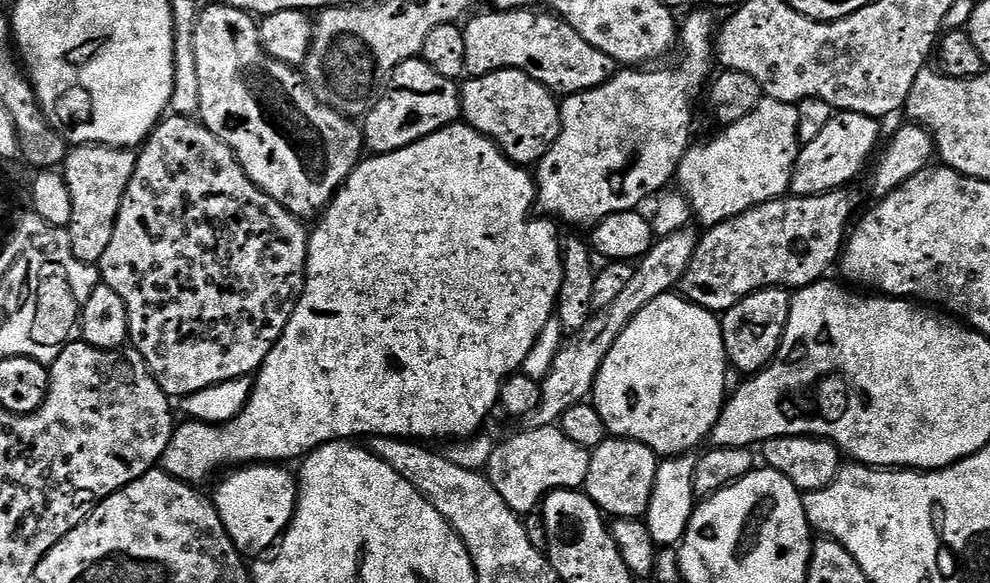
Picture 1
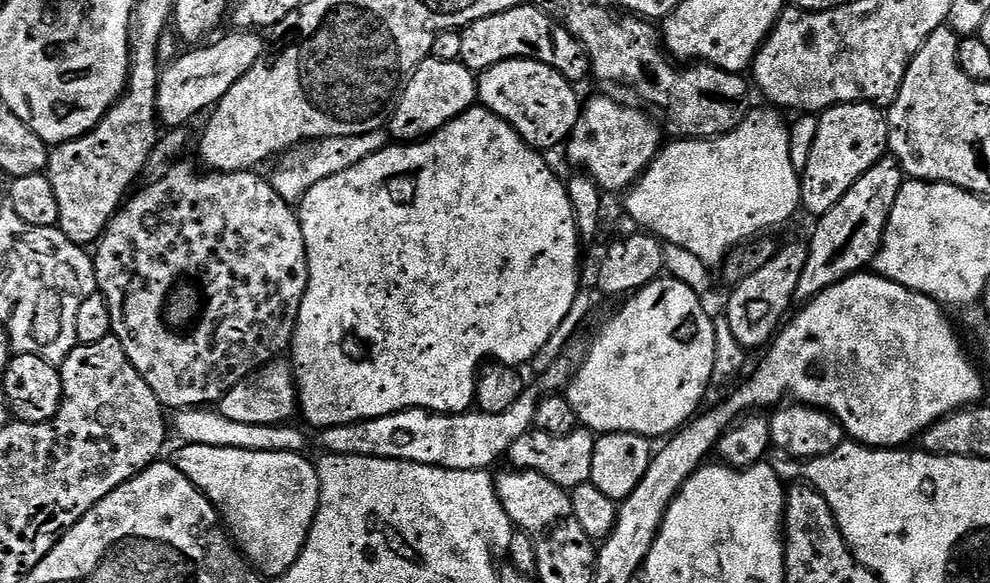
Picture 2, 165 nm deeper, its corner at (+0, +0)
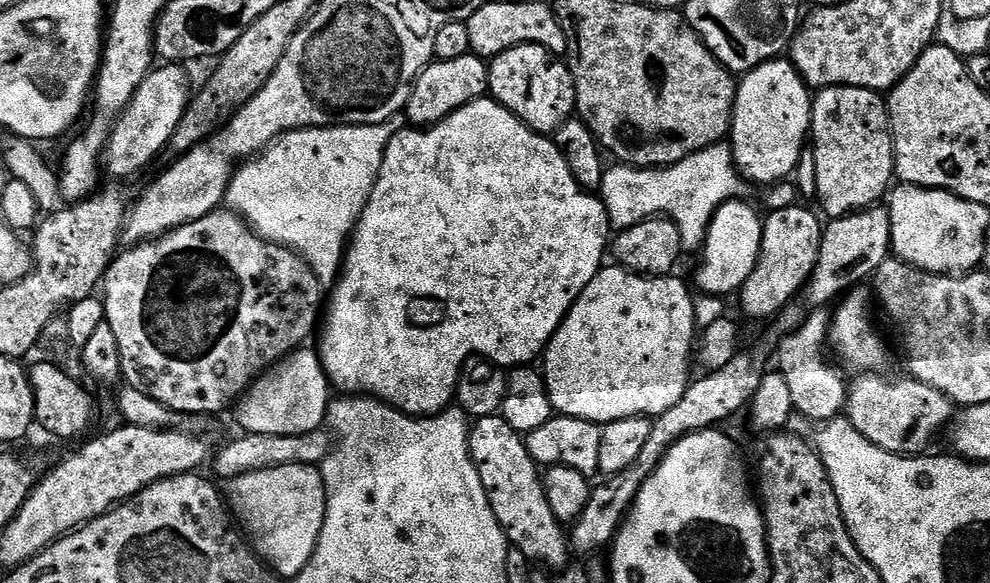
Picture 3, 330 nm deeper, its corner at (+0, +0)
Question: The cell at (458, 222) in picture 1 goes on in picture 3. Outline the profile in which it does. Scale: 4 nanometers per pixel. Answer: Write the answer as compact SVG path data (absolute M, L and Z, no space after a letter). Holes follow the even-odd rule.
M481 98L470 102L430 128L397 132L386 146L382 170L346 245L344 263L331 289L332 297L326 300L328 317L322 320L324 329L320 332L318 355L329 385L335 391L337 388L340 394L359 394L383 400L408 416L434 416L443 412L453 403L456 382L470 358L483 358L511 370L517 366L531 365L532 359L543 353L582 290L586 290L605 263L609 244L610 225L604 201L581 186L574 174L570 174L570 166L566 166L566 158L562 158L555 139L530 130L513 112L495 100Z

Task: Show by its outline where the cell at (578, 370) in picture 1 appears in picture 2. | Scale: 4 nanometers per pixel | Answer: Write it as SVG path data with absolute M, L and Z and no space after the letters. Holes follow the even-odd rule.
M562 358L550 366L550 370L539 373L541 392L532 386L525 387L522 398L505 410L503 414L486 414L479 410L467 412L428 412L425 408L407 408L382 418L359 420L325 428L319 433L320 444L325 453L334 456L369 456L383 460L405 460L459 472L483 472L491 464L503 461L510 446L522 438L522 434L533 431L538 406L544 394L556 394L567 389L574 375L574 364Z

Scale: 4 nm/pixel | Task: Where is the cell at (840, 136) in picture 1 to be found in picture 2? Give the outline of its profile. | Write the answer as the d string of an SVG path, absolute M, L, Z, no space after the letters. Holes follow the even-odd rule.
M839 104L819 113L818 134L800 177L800 203L812 218L825 216L834 205L888 152L888 121L875 104Z

